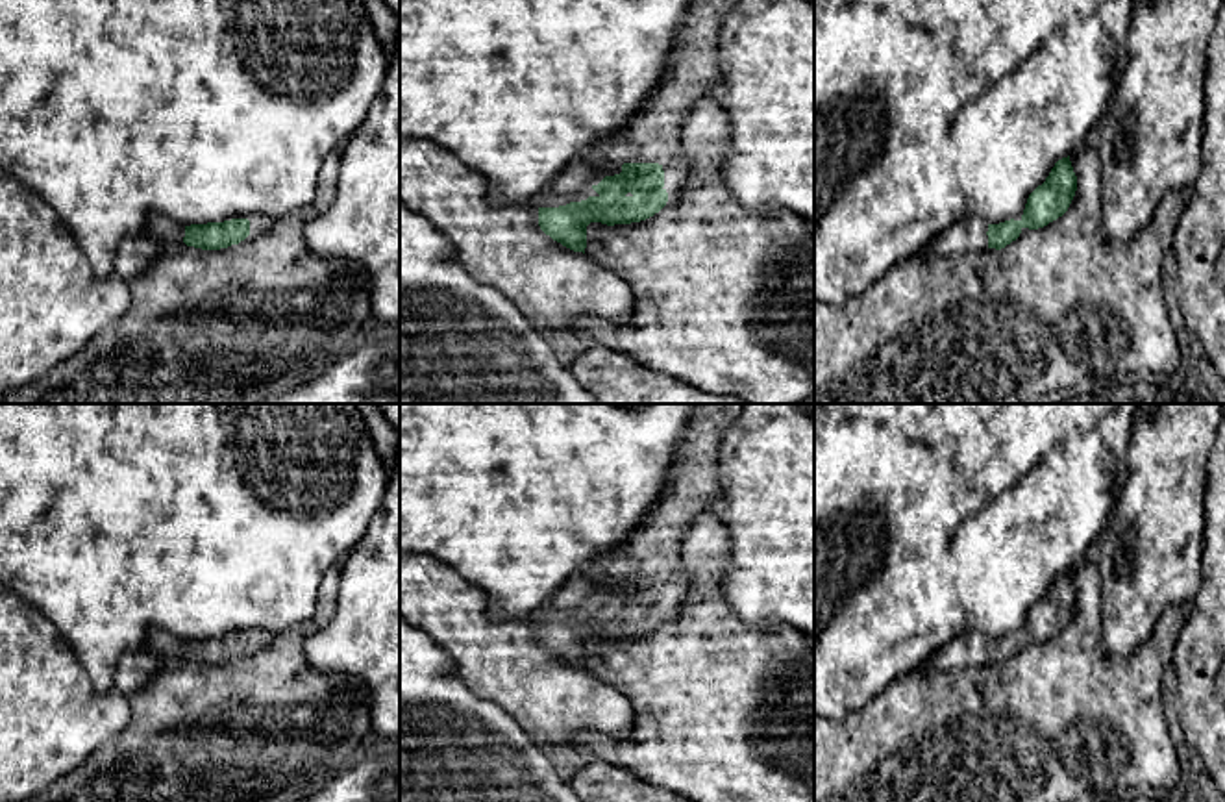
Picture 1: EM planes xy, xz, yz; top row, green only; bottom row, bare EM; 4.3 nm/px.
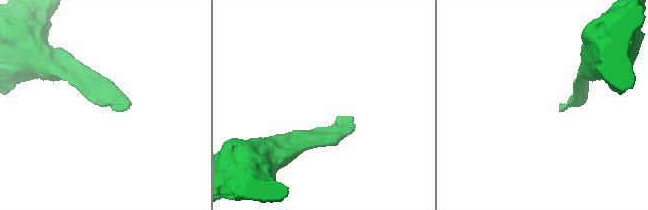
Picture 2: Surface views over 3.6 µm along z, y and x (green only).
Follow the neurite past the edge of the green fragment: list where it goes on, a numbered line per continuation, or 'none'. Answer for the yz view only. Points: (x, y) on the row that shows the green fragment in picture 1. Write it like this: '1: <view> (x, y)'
1: yz (968, 236)

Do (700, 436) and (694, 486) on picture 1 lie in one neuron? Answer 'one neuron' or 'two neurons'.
one neuron

